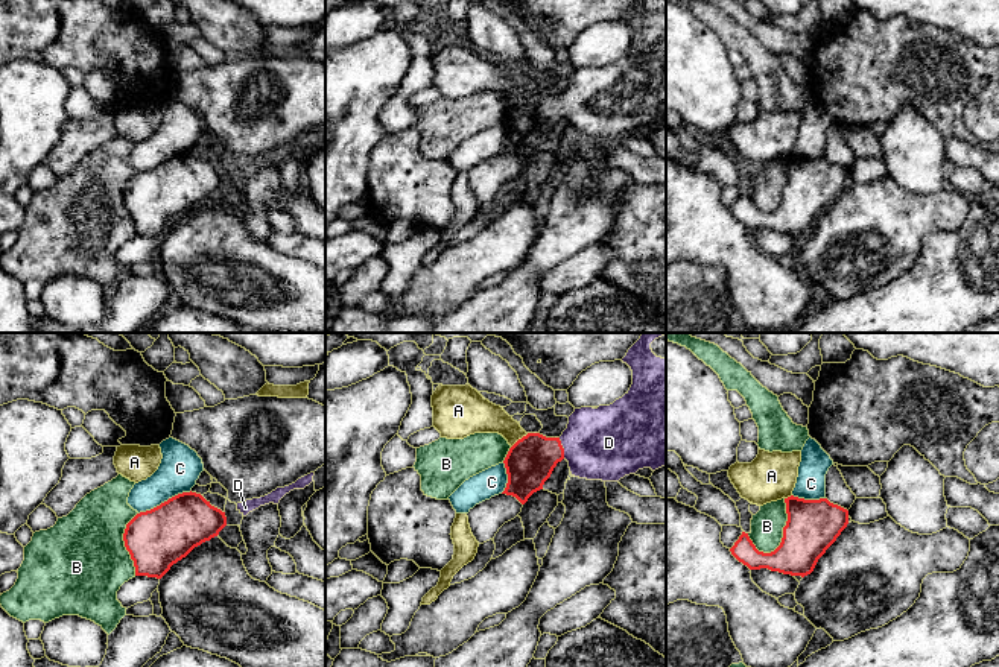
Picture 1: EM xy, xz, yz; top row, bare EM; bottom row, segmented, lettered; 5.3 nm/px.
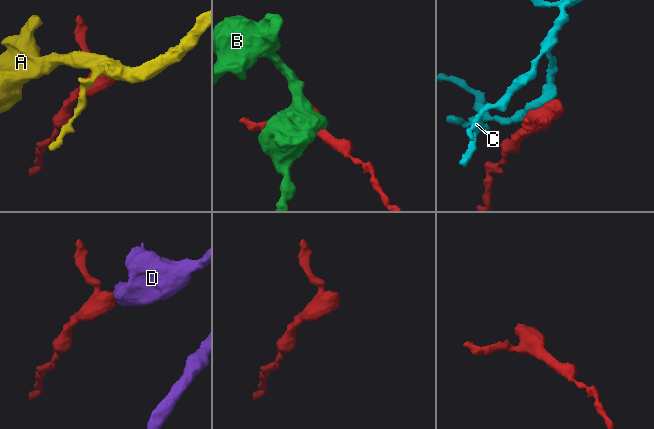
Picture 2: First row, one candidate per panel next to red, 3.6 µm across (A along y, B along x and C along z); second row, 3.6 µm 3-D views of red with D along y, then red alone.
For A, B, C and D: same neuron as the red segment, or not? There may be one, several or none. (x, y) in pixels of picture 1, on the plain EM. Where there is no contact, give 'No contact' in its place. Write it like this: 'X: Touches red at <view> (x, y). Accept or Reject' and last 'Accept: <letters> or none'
A: Touches red at xz (519, 99). Reject
B: Touches red at yz (783, 192). Reject
C: Touches red at xy (164, 161). Reject
D: Touches red at xz (563, 108). Accept
Accept: D

